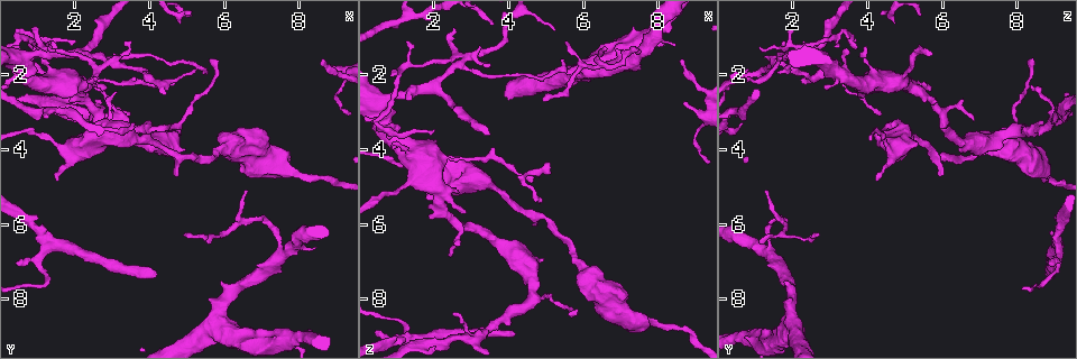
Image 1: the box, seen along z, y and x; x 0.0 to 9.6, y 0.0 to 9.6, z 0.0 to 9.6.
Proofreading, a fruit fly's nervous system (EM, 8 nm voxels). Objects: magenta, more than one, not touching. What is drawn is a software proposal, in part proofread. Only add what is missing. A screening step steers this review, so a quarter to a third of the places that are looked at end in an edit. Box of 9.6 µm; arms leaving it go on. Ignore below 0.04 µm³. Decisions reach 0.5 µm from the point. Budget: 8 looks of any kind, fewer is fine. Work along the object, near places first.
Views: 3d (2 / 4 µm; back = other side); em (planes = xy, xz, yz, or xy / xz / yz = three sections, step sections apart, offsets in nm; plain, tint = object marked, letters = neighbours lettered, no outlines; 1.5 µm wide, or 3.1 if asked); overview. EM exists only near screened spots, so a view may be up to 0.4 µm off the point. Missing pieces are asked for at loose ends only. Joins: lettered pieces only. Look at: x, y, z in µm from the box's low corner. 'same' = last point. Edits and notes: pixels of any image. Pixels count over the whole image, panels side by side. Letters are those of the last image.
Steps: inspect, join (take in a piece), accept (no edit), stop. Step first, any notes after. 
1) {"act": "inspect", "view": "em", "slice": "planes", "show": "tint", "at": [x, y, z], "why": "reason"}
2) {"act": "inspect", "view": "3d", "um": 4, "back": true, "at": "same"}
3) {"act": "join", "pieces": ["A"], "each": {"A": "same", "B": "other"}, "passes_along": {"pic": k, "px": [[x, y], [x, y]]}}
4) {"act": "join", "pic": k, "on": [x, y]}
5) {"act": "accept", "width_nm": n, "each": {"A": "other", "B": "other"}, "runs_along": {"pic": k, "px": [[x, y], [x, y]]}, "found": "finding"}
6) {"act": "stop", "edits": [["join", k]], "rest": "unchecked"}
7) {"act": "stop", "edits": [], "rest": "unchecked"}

{"act": "inspect", "view": "em", "slice": "planes", "show": "plain", "at": [4.15, 7.40, 8.85], "why": "free end"}

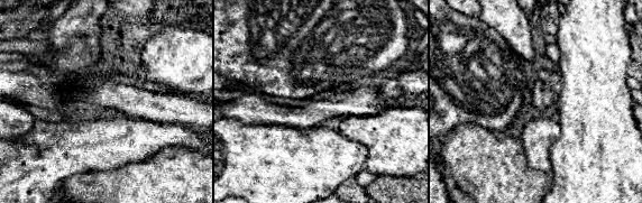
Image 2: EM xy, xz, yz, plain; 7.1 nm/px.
{"act": "inspect", "view": "em", "slice": "planes", "show": "letters", "at": "same"}

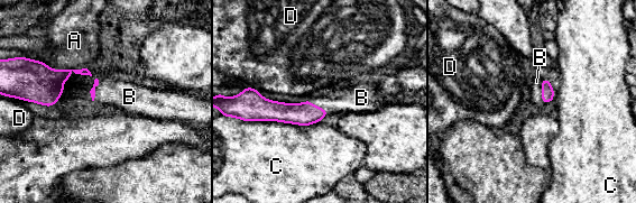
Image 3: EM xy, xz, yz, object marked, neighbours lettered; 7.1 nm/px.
{"act": "join", "pieces": ["B"], "each": {"A": "other", "B": "same", "C": "other", "D": "other"}, "passes_along": {"pic": 3, "px": [[547, 93], [542, 91], [536, 82]]}, "found": "the cell continues"}

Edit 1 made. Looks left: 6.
{"act": "inspect", "view": "overview"}

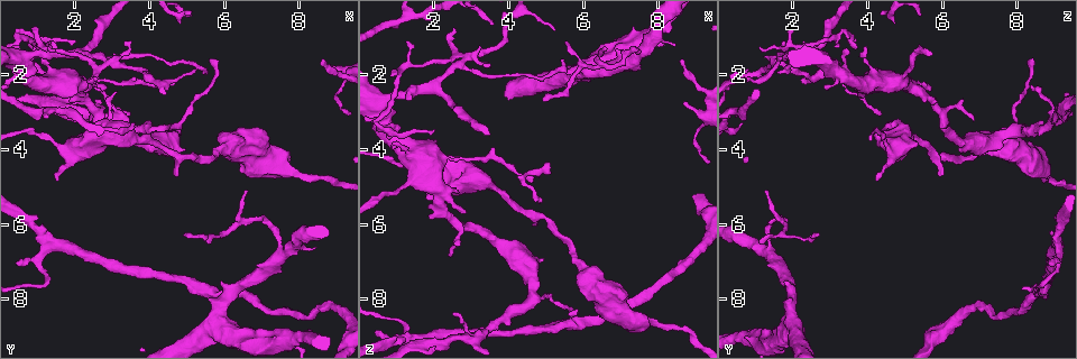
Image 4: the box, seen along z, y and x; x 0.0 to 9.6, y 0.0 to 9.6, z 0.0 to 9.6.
{"act": "inspect", "view": "3d", "um": 2, "at": [1.60, 4.80, 4.25], "why": "free end"}

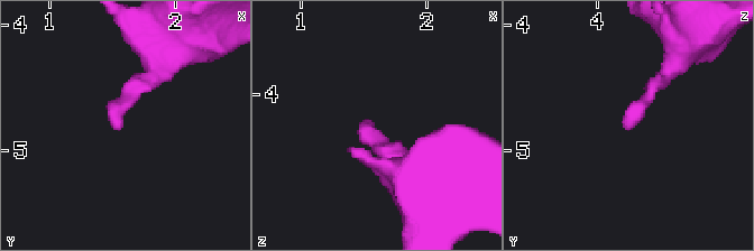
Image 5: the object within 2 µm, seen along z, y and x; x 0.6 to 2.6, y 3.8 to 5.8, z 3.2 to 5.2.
{"act": "inspect", "view": "em", "slice": "planes", "show": "letters", "at": [1.58, 4.80, 4.24]}

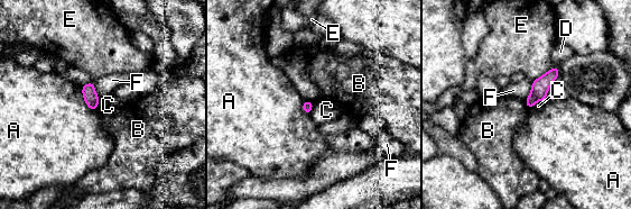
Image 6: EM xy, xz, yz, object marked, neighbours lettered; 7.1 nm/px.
{"act": "accept", "each": {"A": "other", "B": "other", "C": "other", "D": "other", "E": "other", "F": "other"}, "border": {"pic": 6, "px": [[541, 100], [538, 100], [529, 109]]}, "found": "none of them fits"}

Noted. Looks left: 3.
{"act": "inspect", "view": "3d", "um": 2, "at": [4.60, 2.35, 4.90], "why": "tapers out"}

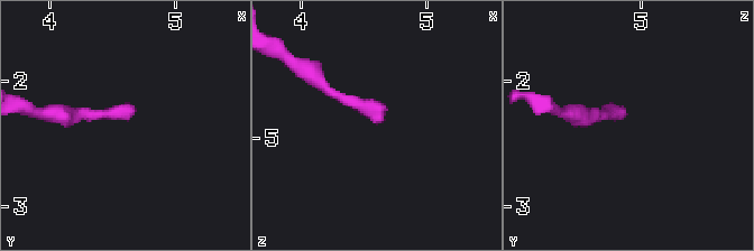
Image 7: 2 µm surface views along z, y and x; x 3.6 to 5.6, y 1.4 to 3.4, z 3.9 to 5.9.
{"act": "inspect", "view": "em", "slice": "planes", "show": "letters", "at": [4.64, 2.28, 4.88], "why": "now the EM"}

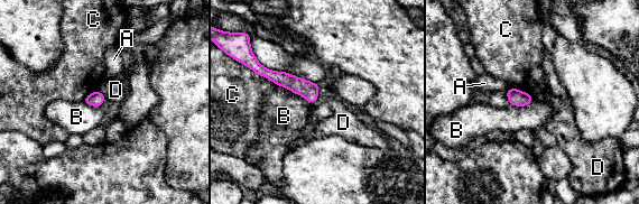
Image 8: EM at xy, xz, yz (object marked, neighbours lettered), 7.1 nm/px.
{"act": "accept", "width_nm": 110, "each": {"A": "other", "B": "other", "C": "other", "D": "other"}, "border": {"pic": 8, "px": [[278, 84], [304, 96], [312, 104]]}, "found": "no lettered piece goes on from it"}

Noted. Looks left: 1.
{"act": "stop", "edits": [["join", 3]], "rest": "unchecked"}

